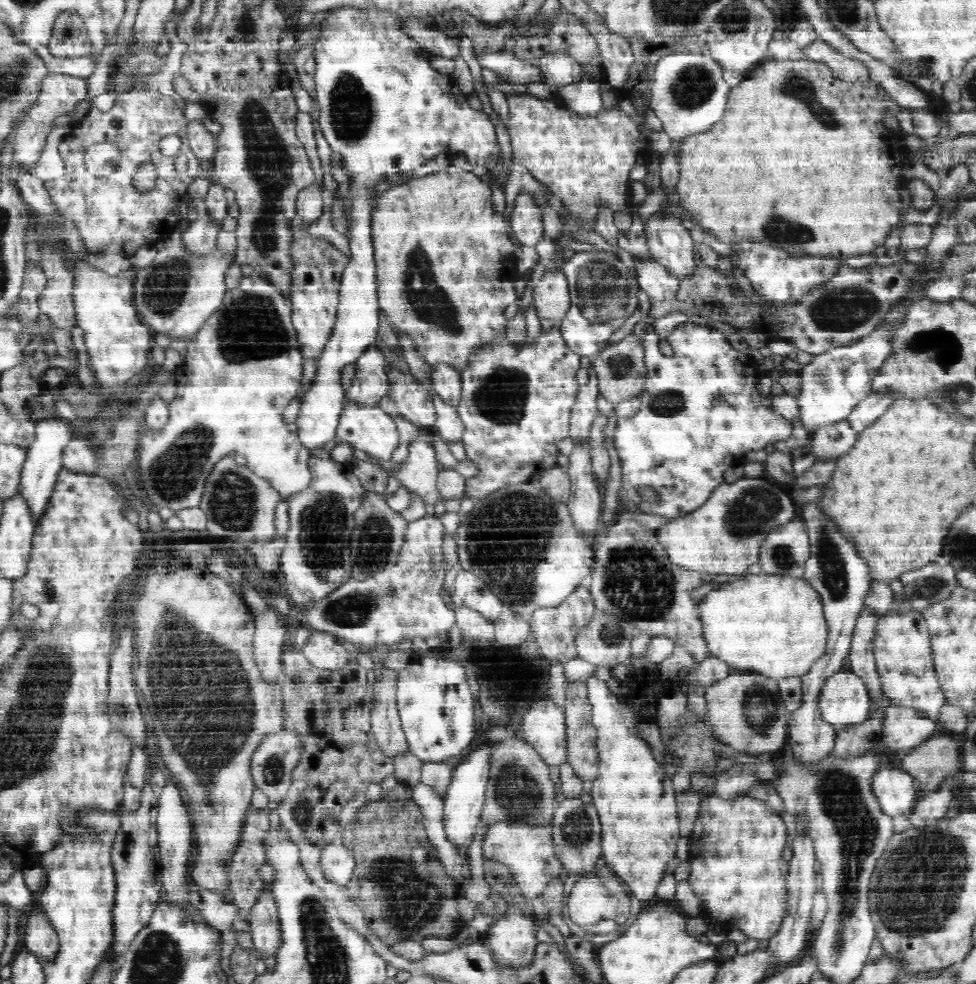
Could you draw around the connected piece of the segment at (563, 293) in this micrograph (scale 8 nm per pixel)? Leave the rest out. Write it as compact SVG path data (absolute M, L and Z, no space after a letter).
M562 268L548 271L533 286L537 315L546 319L562 319L571 305L569 280Z

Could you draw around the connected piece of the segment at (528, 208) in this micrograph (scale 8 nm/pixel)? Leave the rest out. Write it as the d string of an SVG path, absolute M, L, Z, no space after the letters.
M519 194L511 216L511 230L522 245L535 246L542 238L542 212L529 194Z

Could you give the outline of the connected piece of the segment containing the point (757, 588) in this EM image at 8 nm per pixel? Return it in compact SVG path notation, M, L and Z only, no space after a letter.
M747 572L734 582L719 585L720 588L710 590L696 604L708 657L722 660L732 672L748 671L779 679L804 676L825 654L828 631L822 604L817 593L802 578Z

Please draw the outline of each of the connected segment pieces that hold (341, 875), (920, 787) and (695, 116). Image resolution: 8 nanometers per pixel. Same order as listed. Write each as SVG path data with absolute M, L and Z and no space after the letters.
M337 840L322 848L319 864L324 869L324 874L328 877L328 880L345 885L352 878L355 858L352 851Z
M932 735L905 753L900 760L901 769L912 776L916 791L932 792L938 788L942 777L960 770L959 746L950 736Z
M672 52L656 62L650 87L650 106L663 123L674 144L678 138L706 132L722 118L730 86L724 81L724 66L702 52Z

